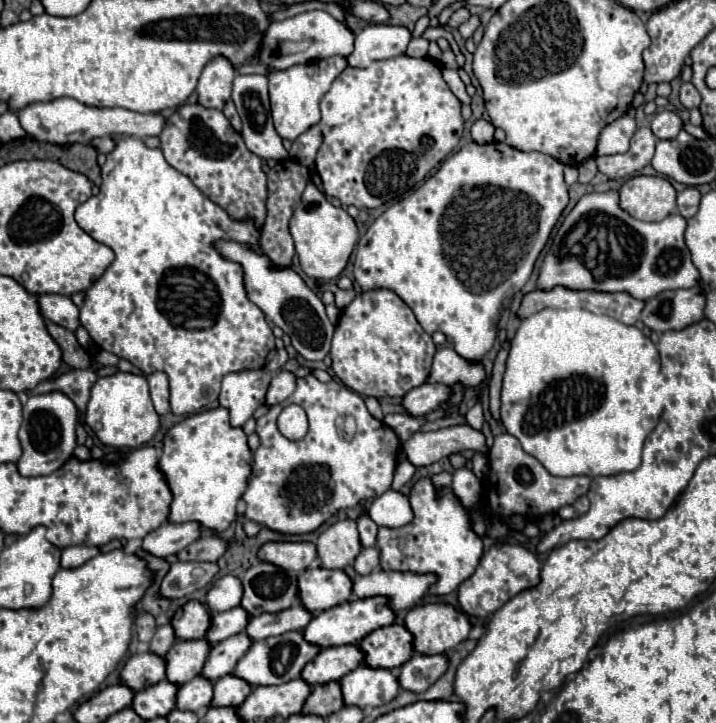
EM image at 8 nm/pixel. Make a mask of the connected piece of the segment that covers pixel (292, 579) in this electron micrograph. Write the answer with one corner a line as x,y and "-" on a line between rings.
270,562
252,566
242,576
244,596
242,608
260,616
264,612
282,612
298,602
298,576
296,572
282,570

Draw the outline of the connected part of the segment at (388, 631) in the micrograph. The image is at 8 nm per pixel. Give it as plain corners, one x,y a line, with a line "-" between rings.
390,624
368,634
360,648
366,654
364,664
372,668
400,668
406,660
412,658
412,634
404,624

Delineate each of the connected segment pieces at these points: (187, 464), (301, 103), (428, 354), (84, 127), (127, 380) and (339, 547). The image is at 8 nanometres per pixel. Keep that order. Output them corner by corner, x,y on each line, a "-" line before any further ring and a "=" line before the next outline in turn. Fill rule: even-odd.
222,406
192,414
170,428
160,458
160,470
174,494
168,522
180,524
196,520
202,528
226,530
236,518
236,504
248,486
248,476
252,472
250,460
252,452
244,430
230,426
230,414
=
330,56
312,64
296,64
286,70
270,70
263,64
246,63
237,68
240,74
263,74
269,82
269,98
272,102
272,120
276,132
286,140
296,140
310,126
320,122
320,100
330,90
336,76
348,66
344,56
=
372,290
362,292
350,306
342,310
332,338
332,370
344,386
360,396
404,396
416,386
422,386
432,368
436,346
418,324
414,312
392,292
=
56,98
50,102
34,102
26,108
18,110
20,126
26,130
30,138
52,144
74,144
74,142
90,142
98,136
158,136
166,124
162,114
140,114
126,108
96,108
86,106
74,98
=
116,372
98,378
92,386
92,396
86,410
86,424
96,432
100,442
110,448
134,450
144,446
160,430
160,416
152,406
146,376
=
338,520
336,524
332,524
320,534
316,548
322,566
330,570
352,564
362,550
356,520

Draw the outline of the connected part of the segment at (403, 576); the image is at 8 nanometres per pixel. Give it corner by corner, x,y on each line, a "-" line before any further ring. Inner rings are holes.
374,570
366,576
354,580
354,594
358,598
386,596
390,598
392,610
408,610
416,606
436,582
436,574
416,574
416,572
396,572
396,570

